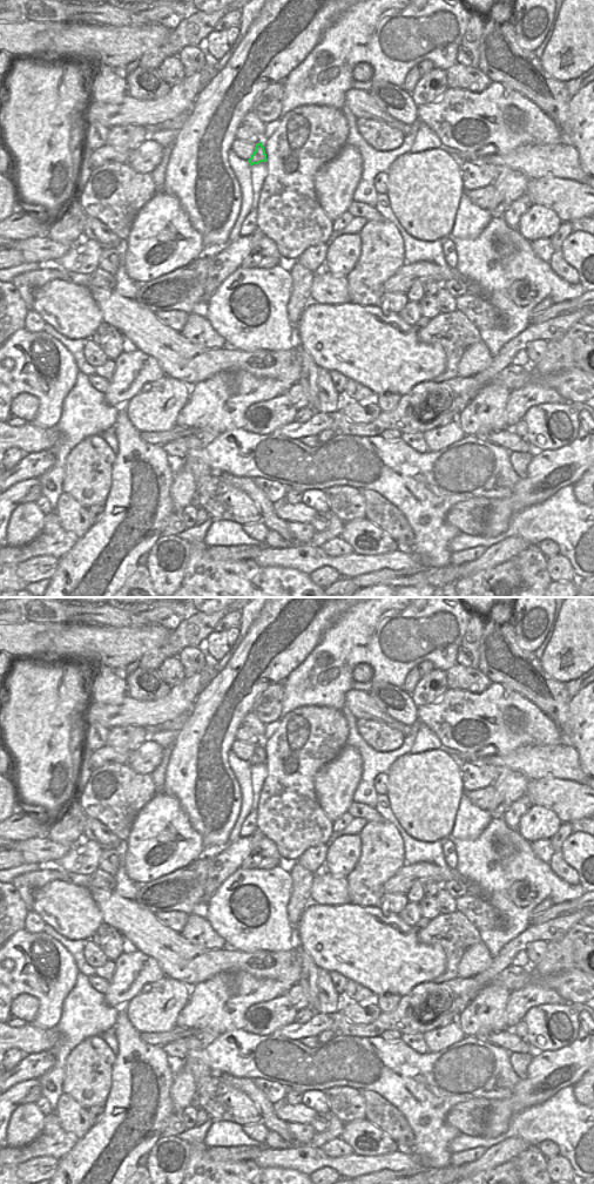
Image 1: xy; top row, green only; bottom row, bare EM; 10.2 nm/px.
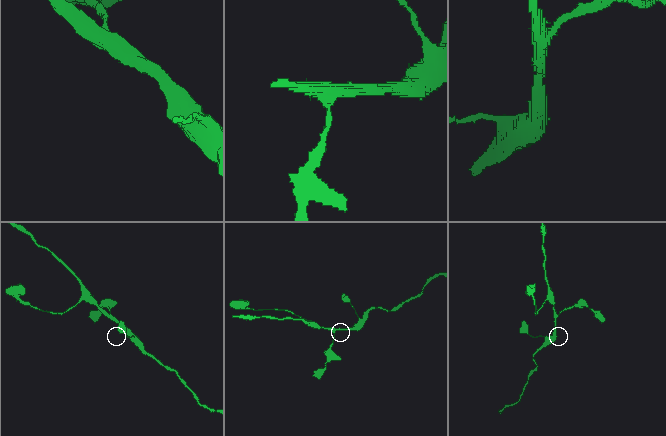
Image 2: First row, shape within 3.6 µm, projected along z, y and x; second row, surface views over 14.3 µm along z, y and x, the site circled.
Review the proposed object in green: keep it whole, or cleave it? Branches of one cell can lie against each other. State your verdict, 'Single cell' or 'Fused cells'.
Single cell.

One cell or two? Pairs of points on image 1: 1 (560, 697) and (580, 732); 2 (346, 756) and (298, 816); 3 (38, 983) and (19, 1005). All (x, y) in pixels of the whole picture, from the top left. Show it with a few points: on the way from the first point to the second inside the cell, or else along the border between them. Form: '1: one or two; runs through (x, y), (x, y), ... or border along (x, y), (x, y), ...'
1: two; border along (569, 697), (572, 741)
2: two; border along (321, 768), (314, 790), (329, 819)
3: two; border along (22, 992), (33, 995), (38, 1001), (34, 1021)

